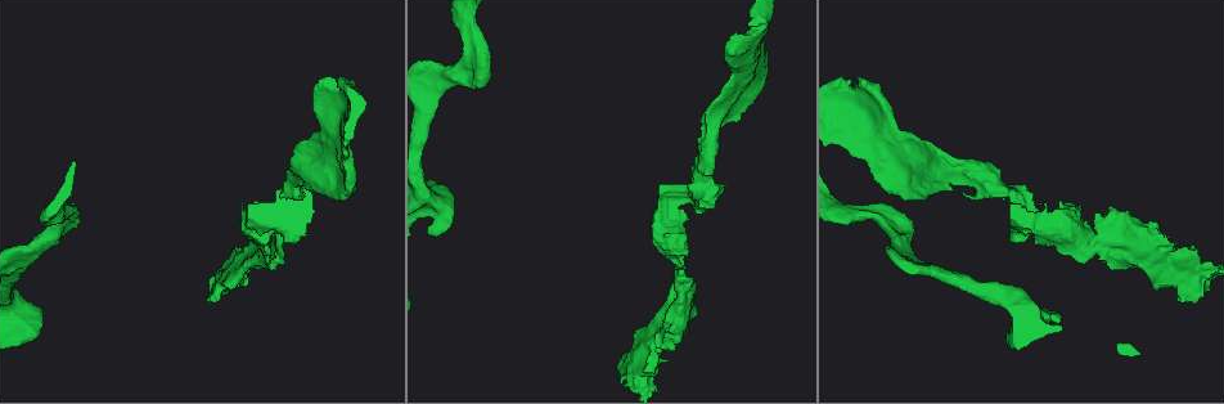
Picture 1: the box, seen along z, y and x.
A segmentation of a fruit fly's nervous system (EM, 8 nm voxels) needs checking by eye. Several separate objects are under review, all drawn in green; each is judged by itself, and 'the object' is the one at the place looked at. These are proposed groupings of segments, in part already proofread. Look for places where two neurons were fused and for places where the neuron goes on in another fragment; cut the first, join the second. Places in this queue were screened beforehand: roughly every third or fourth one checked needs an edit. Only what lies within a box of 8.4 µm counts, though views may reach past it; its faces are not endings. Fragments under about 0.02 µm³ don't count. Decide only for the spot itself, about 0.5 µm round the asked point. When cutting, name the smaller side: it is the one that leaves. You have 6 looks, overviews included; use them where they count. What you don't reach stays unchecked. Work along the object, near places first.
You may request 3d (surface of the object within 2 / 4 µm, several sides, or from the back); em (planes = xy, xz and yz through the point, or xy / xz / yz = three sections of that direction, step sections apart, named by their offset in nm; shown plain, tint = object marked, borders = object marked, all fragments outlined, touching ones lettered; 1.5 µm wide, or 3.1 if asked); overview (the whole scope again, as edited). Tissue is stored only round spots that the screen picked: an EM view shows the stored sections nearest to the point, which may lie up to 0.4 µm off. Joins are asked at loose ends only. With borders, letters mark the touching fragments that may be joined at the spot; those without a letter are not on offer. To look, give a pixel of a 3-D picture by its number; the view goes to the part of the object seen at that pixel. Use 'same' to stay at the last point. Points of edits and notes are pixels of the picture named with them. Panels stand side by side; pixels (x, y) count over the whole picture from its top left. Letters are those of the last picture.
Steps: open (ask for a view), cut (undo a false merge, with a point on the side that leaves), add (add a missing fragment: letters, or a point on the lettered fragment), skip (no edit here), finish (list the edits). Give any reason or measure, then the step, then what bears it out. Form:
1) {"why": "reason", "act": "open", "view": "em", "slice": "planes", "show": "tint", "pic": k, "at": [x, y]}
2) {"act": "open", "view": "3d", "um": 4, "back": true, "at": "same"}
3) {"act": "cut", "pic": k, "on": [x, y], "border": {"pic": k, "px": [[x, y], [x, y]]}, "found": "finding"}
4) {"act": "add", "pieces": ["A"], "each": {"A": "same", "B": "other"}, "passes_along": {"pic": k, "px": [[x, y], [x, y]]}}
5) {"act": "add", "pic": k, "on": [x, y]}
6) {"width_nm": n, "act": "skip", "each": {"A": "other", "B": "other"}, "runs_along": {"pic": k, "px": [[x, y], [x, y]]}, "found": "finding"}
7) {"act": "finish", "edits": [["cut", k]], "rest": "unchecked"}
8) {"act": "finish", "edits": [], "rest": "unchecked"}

{"why": "free end", "act": "open", "view": "em", "slice": "xz", "step": 4, "show": "borders", "pic": 1, "at": [859, 77]}

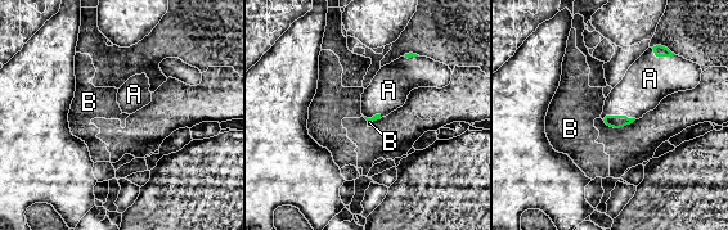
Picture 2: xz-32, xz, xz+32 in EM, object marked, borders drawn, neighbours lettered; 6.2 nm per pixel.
{"why": "another direction", "act": "open", "view": "em", "slice": "planes", "show": "borders", "at": "same"}

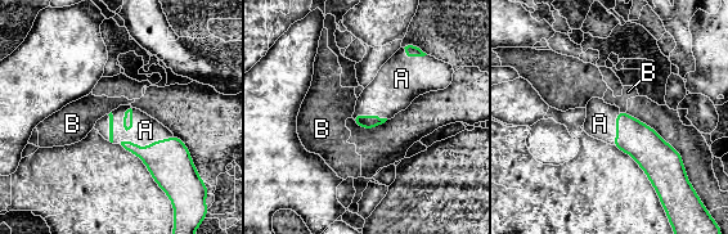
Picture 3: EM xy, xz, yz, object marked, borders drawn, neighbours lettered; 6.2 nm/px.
{"longest_contact_nm": ["A", 420], "act": "add", "pieces": ["A"], "each": {"A": "same", "B": "other"}, "found": "it goes on there"}

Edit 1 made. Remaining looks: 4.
{"why": "an open end", "act": "open", "view": "3d", "um": 4, "pic": 1, "at": [923, 141]}

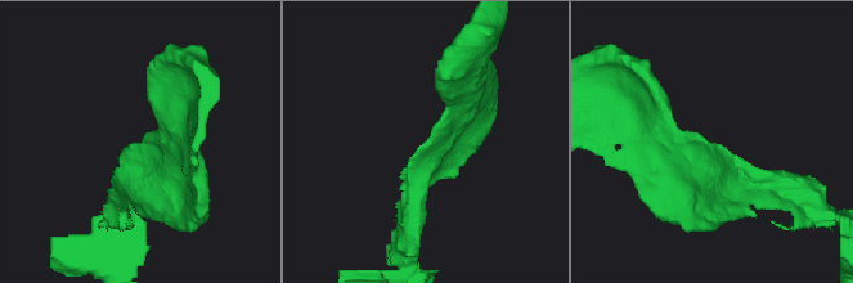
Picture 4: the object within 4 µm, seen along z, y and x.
{"why": "need the tissue", "act": "open", "view": "em", "slice": "planes", "show": "borders", "pic": 4, "at": [135, 144]}

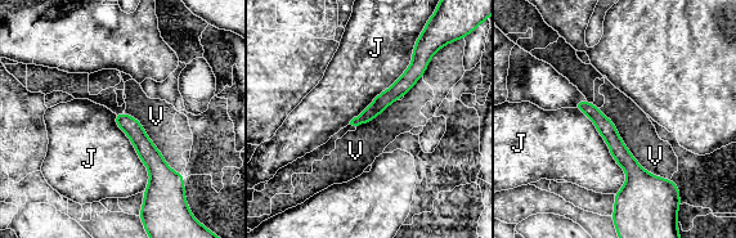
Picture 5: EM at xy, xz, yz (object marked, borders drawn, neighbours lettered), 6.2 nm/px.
{"act": "skip", "each": {"J": "other", "V": "other"}, "border": {"pic": 5, "px": [[597, 108], [647, 171], [669, 179]]}, "found": "none of them fits"}

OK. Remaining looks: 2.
{"act": "finish", "edits": [["add", 3]], "rest": "unchecked"}

